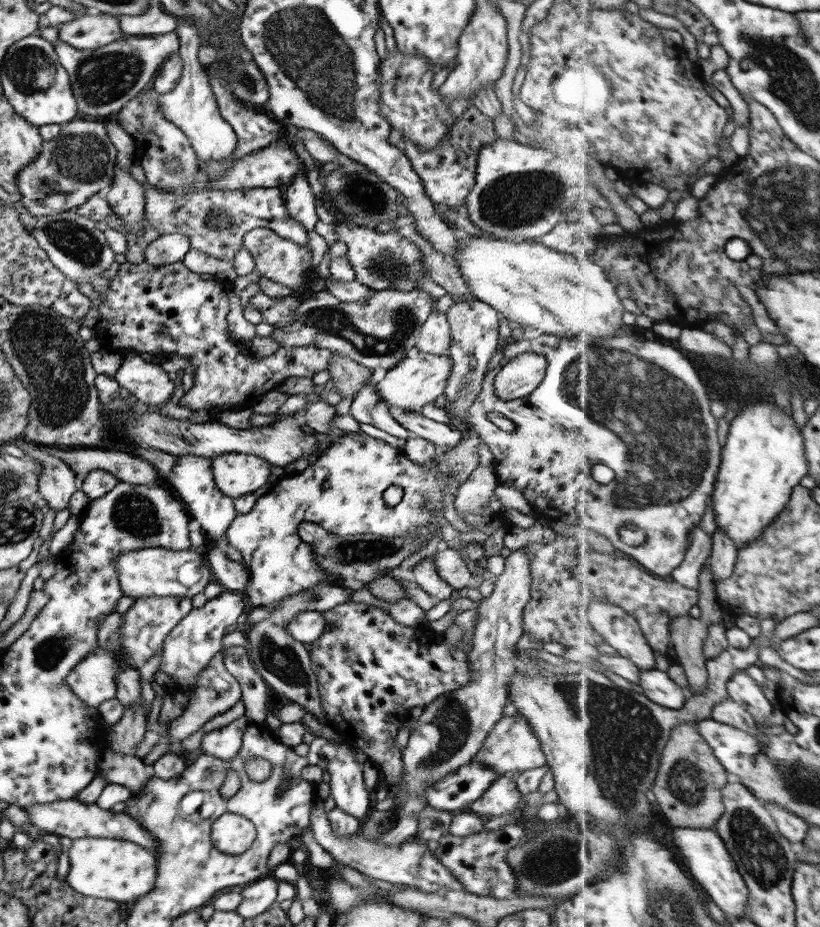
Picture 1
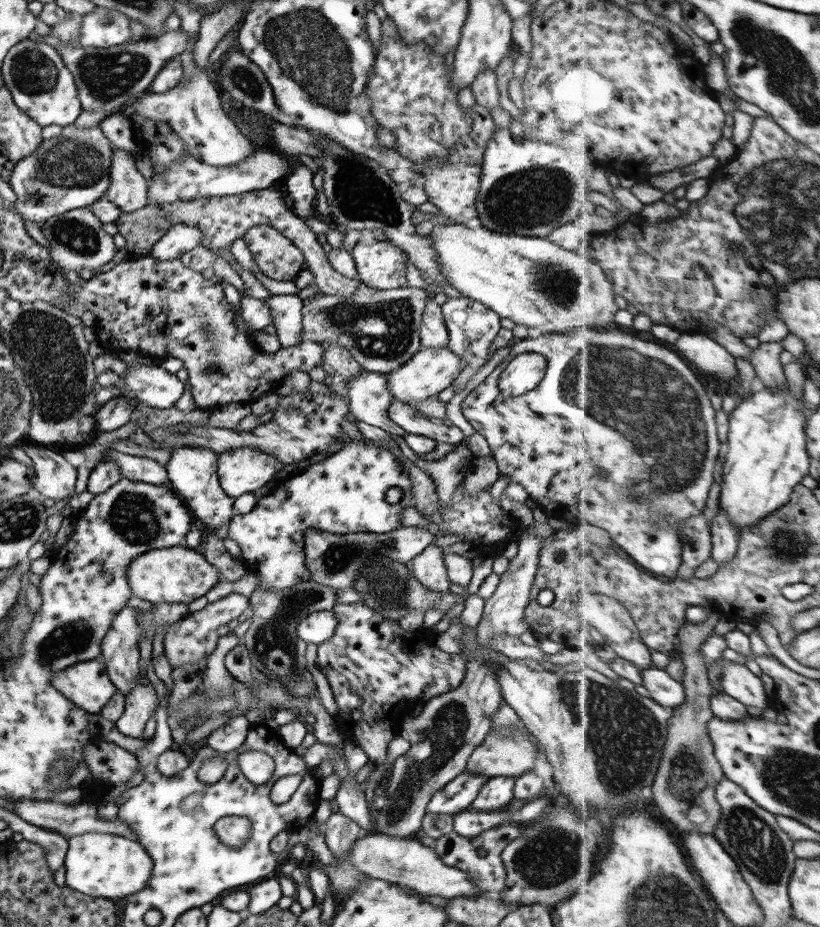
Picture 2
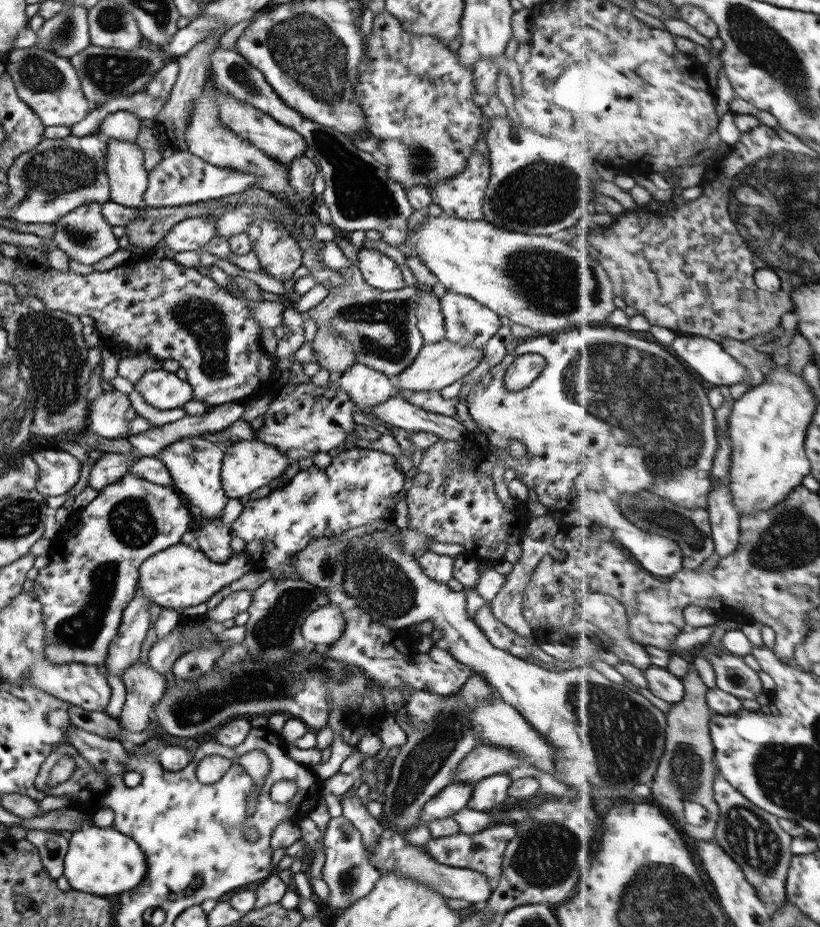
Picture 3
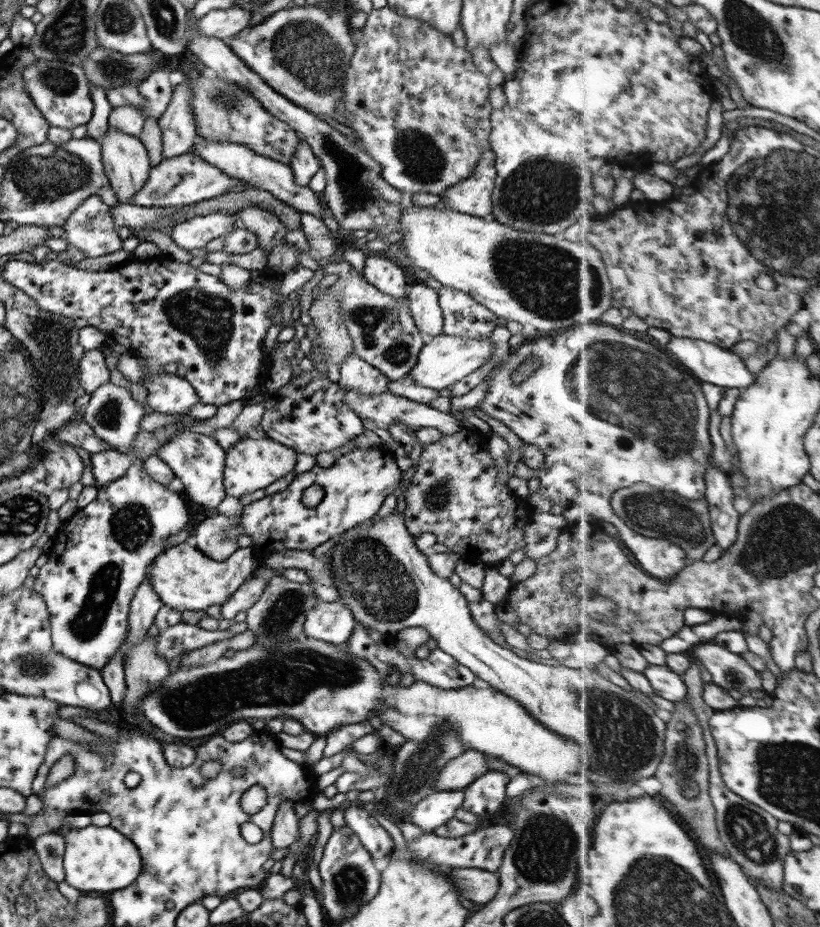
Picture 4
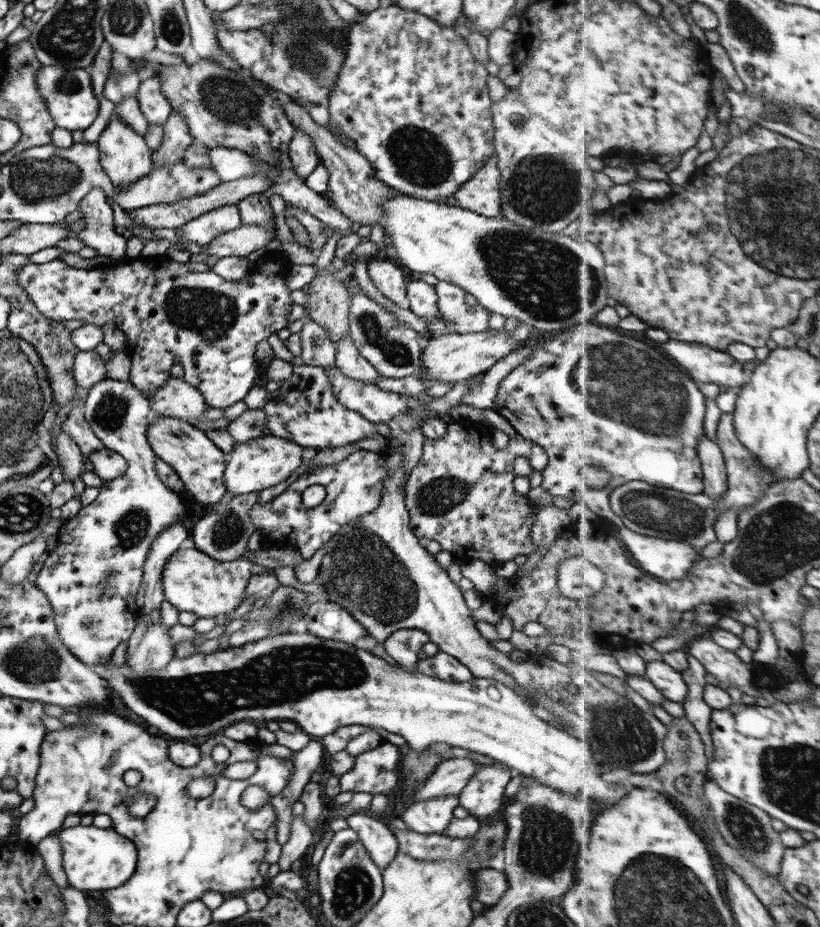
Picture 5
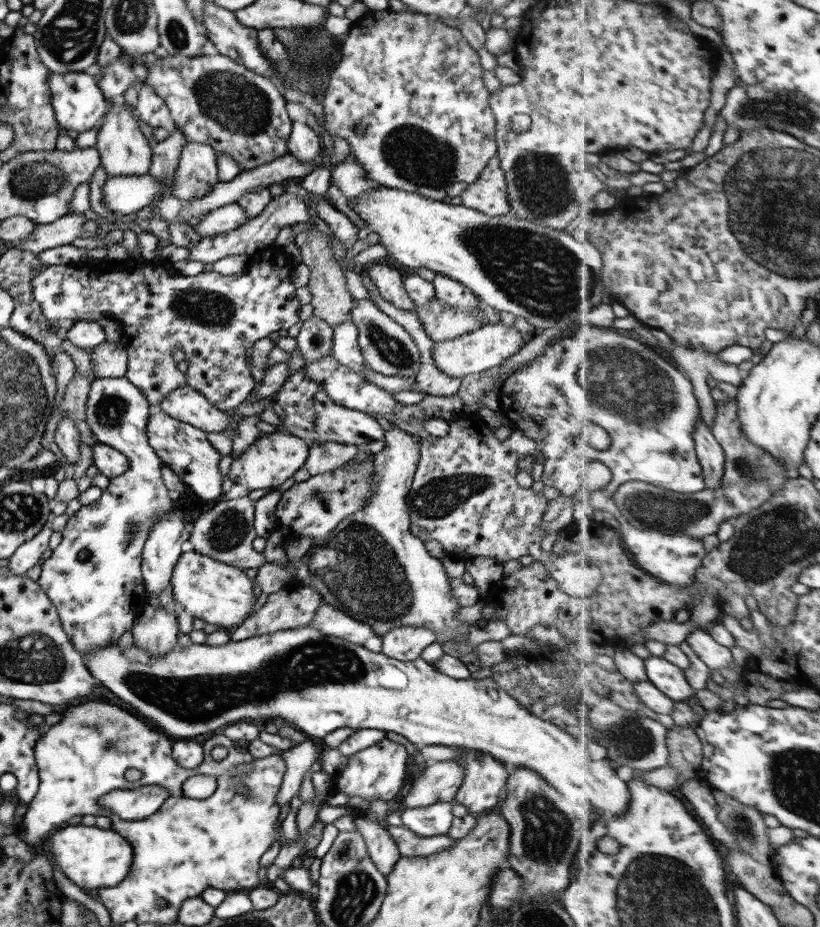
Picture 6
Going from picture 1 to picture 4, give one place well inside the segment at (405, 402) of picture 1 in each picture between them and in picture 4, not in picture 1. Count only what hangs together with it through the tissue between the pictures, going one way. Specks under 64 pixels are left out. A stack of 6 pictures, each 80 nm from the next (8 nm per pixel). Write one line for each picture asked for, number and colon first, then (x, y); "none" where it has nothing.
2: (429, 370)
3: (436, 365)
4: (443, 360)

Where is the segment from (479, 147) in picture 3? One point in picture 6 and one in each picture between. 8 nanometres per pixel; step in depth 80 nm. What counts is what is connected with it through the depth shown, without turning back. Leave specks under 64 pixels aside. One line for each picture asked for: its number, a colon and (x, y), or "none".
4: (472, 196)
5: (480, 194)
6: (488, 194)

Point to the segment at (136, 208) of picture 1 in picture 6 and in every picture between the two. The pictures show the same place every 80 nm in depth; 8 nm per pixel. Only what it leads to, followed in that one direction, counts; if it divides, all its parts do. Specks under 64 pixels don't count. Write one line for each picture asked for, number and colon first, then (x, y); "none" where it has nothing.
2: (127, 189)
3: (127, 179)
4: (125, 162)
5: (124, 157)
6: (124, 151)

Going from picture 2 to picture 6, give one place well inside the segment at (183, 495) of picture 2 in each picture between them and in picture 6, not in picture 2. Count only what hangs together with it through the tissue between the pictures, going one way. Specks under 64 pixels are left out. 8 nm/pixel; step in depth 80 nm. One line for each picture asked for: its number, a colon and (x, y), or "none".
3: (193, 463)
4: (196, 460)
5: (199, 464)
6: (182, 448)

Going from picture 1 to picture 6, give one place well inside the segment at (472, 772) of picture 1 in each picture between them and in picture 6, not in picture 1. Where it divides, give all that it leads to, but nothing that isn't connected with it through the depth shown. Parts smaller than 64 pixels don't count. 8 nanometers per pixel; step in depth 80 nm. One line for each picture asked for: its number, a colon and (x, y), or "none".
2: (456, 796)
3: (451, 798)
4: (435, 809)
5: (432, 816)
6: (432, 820)

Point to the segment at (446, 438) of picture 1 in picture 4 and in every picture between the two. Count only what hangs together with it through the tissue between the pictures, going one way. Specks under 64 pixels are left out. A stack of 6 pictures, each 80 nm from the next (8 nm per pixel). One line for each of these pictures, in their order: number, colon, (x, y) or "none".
2: (406, 417)
3: (396, 411)
4: (384, 409)

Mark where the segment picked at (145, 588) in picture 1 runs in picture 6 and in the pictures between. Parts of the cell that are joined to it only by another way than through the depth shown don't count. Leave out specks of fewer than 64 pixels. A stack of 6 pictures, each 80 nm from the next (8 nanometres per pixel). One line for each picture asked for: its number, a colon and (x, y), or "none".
2: (178, 574)
3: (178, 576)
4: (183, 578)
5: (191, 581)
6: (219, 594)

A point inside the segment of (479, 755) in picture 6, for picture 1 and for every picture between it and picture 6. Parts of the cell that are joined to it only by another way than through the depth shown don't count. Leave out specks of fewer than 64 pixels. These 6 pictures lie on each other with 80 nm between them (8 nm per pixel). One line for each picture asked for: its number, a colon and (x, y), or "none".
1: (501, 798)
2: (496, 792)
3: (487, 792)
4: (485, 794)
5: (483, 794)

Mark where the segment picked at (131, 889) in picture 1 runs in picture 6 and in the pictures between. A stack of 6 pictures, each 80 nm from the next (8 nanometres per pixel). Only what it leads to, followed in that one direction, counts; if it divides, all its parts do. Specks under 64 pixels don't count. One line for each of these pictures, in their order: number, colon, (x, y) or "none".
2: (109, 866)
3: (99, 861)
4: (96, 859)
5: (93, 858)
6: (90, 857)

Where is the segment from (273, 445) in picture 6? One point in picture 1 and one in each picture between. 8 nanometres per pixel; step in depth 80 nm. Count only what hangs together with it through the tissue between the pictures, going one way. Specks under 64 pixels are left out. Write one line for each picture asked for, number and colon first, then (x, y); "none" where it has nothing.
1: (234, 474)
2: (242, 470)
3: (247, 465)
4: (250, 464)
5: (261, 462)

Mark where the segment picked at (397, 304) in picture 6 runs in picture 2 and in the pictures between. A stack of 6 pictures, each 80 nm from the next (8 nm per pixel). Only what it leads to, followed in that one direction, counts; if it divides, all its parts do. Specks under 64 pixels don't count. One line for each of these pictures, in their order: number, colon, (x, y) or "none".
2: (379, 265)
3: (379, 271)
4: (384, 274)
5: (388, 279)

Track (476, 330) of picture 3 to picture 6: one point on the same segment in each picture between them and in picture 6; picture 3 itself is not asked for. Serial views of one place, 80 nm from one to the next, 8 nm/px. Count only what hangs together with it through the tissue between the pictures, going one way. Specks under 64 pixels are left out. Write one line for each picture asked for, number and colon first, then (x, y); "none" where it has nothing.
4: (461, 316)
5: (460, 310)
6: (449, 292)

